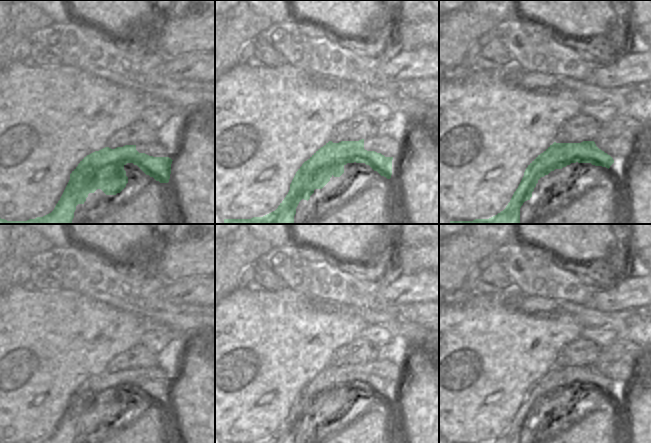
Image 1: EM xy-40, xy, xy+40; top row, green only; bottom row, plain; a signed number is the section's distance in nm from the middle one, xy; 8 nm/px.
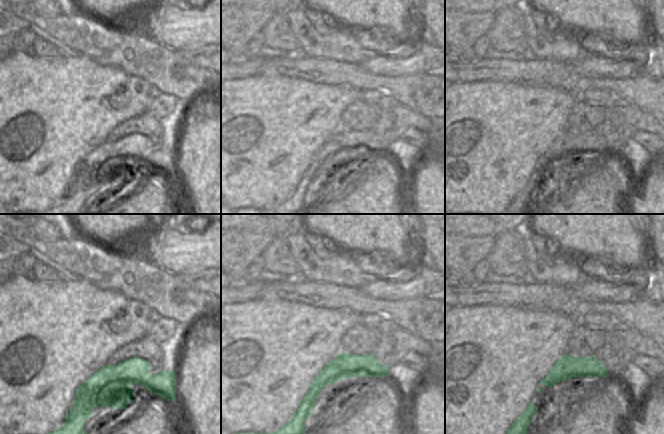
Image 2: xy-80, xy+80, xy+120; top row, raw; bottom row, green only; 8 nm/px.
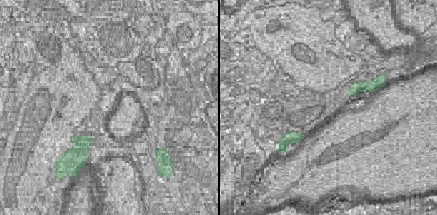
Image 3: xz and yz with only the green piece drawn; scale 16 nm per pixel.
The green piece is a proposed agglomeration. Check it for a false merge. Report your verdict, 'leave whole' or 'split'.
split

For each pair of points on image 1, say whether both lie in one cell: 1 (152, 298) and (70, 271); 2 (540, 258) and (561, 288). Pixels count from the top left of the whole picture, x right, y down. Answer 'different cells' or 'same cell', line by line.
1: same cell
2: same cell

